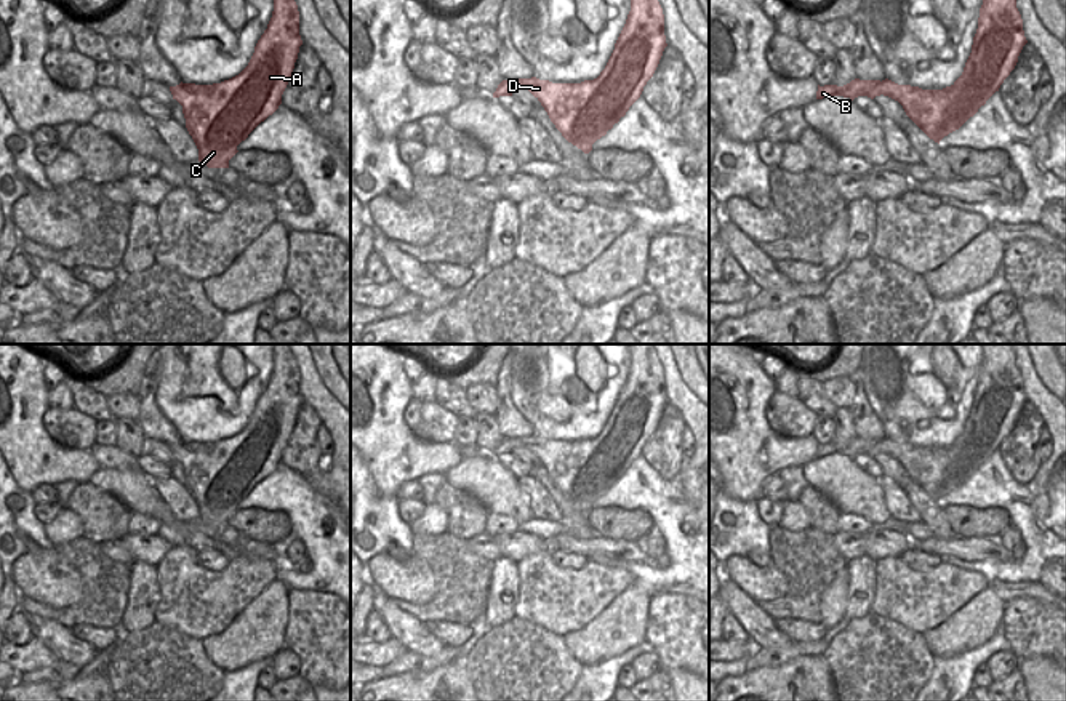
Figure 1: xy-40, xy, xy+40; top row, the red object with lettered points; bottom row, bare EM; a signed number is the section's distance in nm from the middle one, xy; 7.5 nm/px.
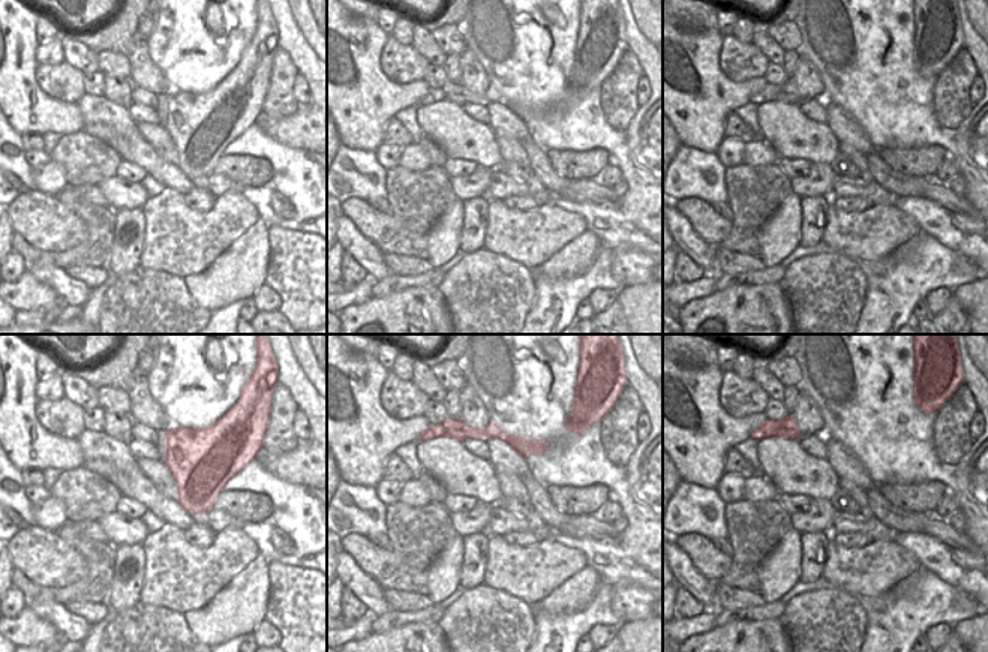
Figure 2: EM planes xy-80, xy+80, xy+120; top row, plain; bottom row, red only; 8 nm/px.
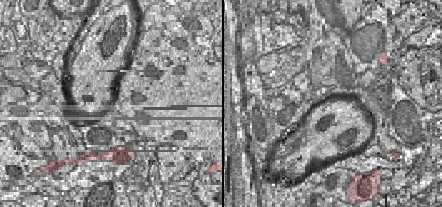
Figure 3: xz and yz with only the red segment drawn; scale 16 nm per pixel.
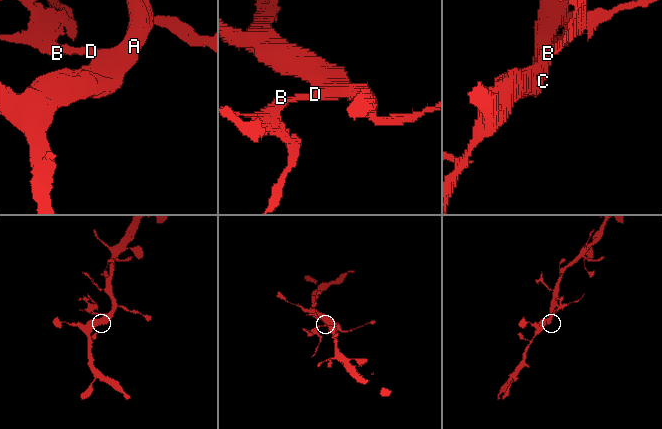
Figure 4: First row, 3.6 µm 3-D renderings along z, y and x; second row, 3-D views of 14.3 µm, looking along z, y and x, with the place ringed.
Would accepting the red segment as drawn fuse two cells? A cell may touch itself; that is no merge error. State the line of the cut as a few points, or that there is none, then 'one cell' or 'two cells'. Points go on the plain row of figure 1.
cut in xy+40 along (882, 440), (876, 445), (881, 452); two cells

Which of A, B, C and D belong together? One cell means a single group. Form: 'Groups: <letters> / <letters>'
Groups: A C D / B

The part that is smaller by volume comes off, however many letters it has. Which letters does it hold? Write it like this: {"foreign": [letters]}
{"foreign": ["B"]}

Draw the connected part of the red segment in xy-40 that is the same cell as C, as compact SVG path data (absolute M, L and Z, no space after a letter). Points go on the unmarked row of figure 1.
M274 344L274 370L248 424L213 443L170 445L208 527L229 527L237 504L282 463L299 405L299 370L288 344Z

